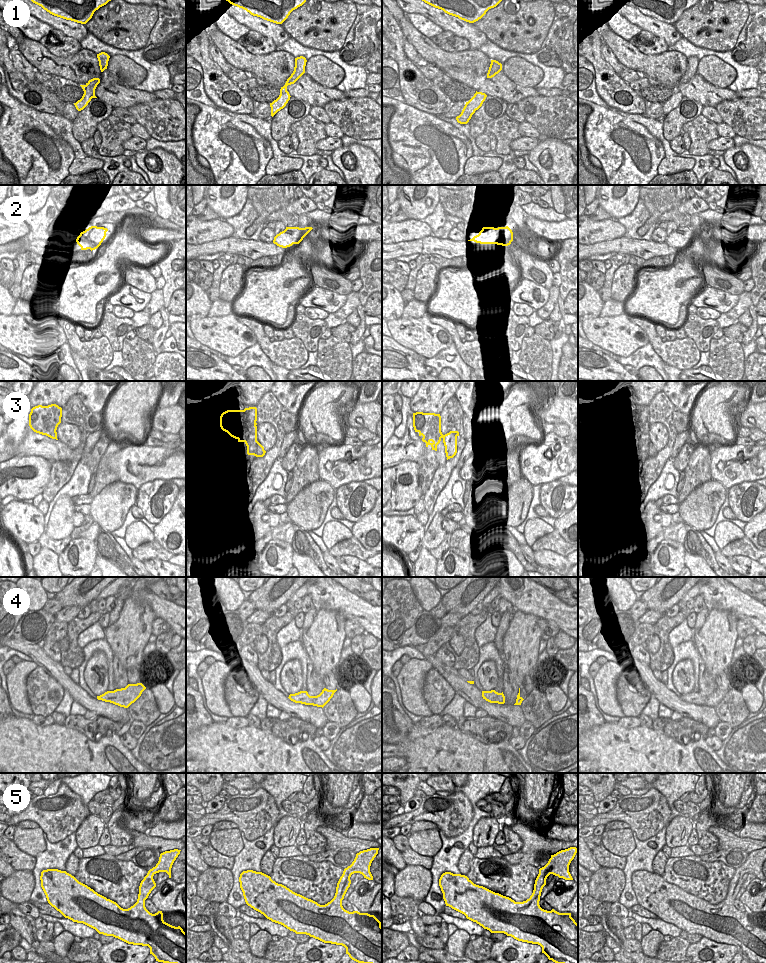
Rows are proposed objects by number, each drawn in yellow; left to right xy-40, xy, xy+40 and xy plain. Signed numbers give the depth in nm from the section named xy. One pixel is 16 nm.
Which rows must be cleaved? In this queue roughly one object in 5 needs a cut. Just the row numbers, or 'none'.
none

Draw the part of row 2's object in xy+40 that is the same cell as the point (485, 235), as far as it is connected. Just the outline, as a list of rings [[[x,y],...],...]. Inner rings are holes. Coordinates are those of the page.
[[[483,227],[478,235],[468,241],[474,241],[480,244],[497,244],[508,246],[513,241],[512,230],[506,227]]]

